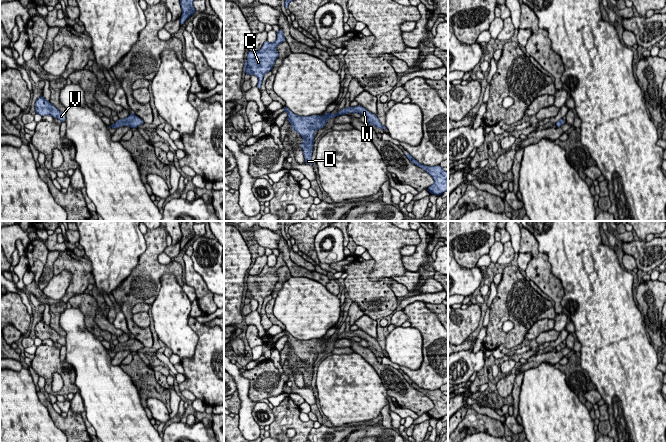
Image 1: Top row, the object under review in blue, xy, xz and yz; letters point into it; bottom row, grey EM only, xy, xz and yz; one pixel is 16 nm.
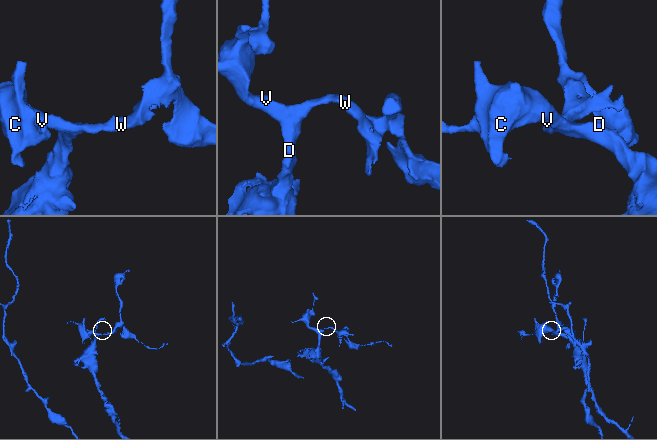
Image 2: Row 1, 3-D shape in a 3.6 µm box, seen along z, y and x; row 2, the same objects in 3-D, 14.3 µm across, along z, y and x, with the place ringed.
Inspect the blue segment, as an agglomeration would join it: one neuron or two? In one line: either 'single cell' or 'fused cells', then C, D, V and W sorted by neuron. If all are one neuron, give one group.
single cell; groups C D V W

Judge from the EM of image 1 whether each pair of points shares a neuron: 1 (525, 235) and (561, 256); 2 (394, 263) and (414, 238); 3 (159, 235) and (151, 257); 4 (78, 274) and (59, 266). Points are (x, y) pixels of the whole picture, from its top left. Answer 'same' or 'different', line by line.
1: different
2: same
3: same
4: same

